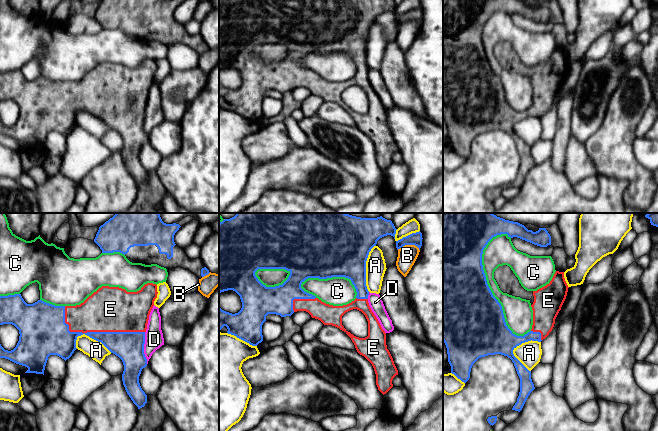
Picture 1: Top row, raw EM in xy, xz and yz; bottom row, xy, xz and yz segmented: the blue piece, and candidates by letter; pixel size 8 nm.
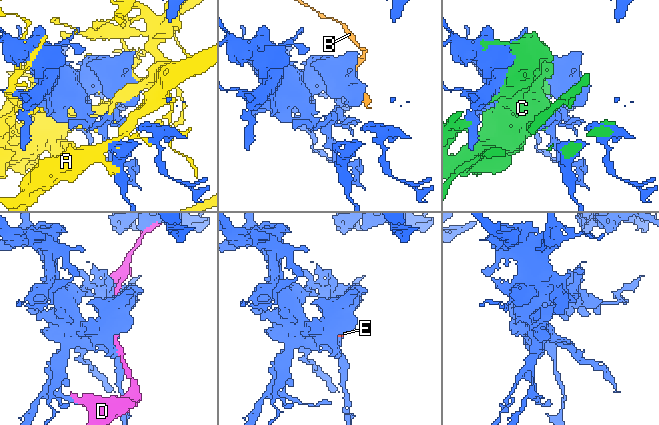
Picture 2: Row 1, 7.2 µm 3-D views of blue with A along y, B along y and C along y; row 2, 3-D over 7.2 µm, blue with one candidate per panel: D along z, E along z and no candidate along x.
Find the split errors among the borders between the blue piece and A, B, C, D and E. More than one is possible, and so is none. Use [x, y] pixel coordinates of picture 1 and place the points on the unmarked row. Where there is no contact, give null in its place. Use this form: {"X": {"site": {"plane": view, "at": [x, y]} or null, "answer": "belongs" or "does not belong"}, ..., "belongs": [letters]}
{"A": {"site": {"plane": "yz", "at": [512, 128]}, "answer": "does not belong"}, "B": {"site": {"plane": "xz", "at": [408, 20]}, "answer": "does not belong"}, "C": {"site": {"plane": "yz", "at": [488, 62]}, "answer": "does not belong"}, "D": {"site": {"plane": "xy", "at": [143, 124]}, "answer": "does not belong"}, "E": {"site": {"plane": "xy", "at": [95, 108]}, "answer": "belongs"}, "belongs": ["E"]}

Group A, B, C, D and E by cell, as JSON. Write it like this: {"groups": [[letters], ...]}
{"groups": [["A"], ["B"], ["C"], ["D"], ["E"]]}

